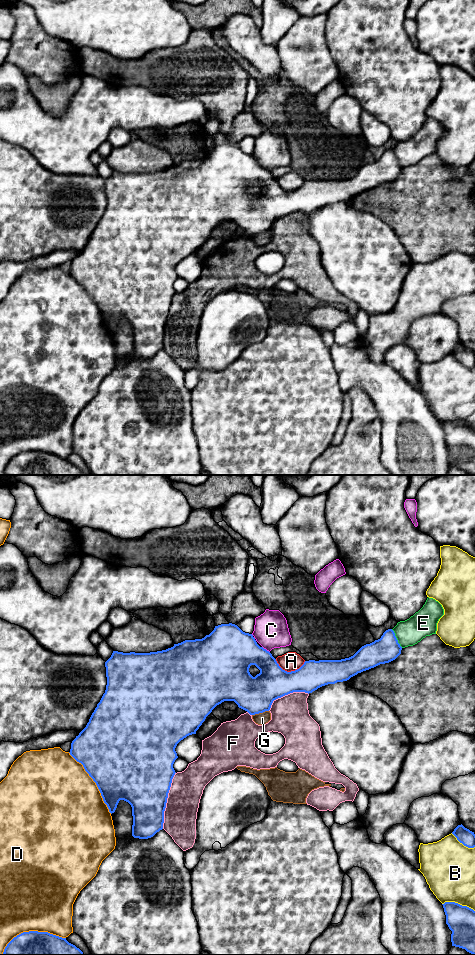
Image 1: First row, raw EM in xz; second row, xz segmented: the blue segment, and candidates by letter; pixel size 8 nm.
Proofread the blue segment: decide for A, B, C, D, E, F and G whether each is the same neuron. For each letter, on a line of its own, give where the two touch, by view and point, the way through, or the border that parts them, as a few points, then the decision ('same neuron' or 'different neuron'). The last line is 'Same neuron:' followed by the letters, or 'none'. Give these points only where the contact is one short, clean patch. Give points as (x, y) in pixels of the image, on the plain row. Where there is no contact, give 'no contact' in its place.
A: meets blue in xz at (289, 192); different neuron
B: meets blue in xz at (457, 423); different neuron
C: meets blue in xz at (265, 169); different neuron
D: meets blue in xz at (31, 451); different neuron
E: meets blue in xz at (396, 158); different neuron
F: meets blue in xz at (166, 320); different neuron
G: meets blue in xz at (260, 232); border along xz (268, 230), (252, 235); different neuron
Same neuron: none

